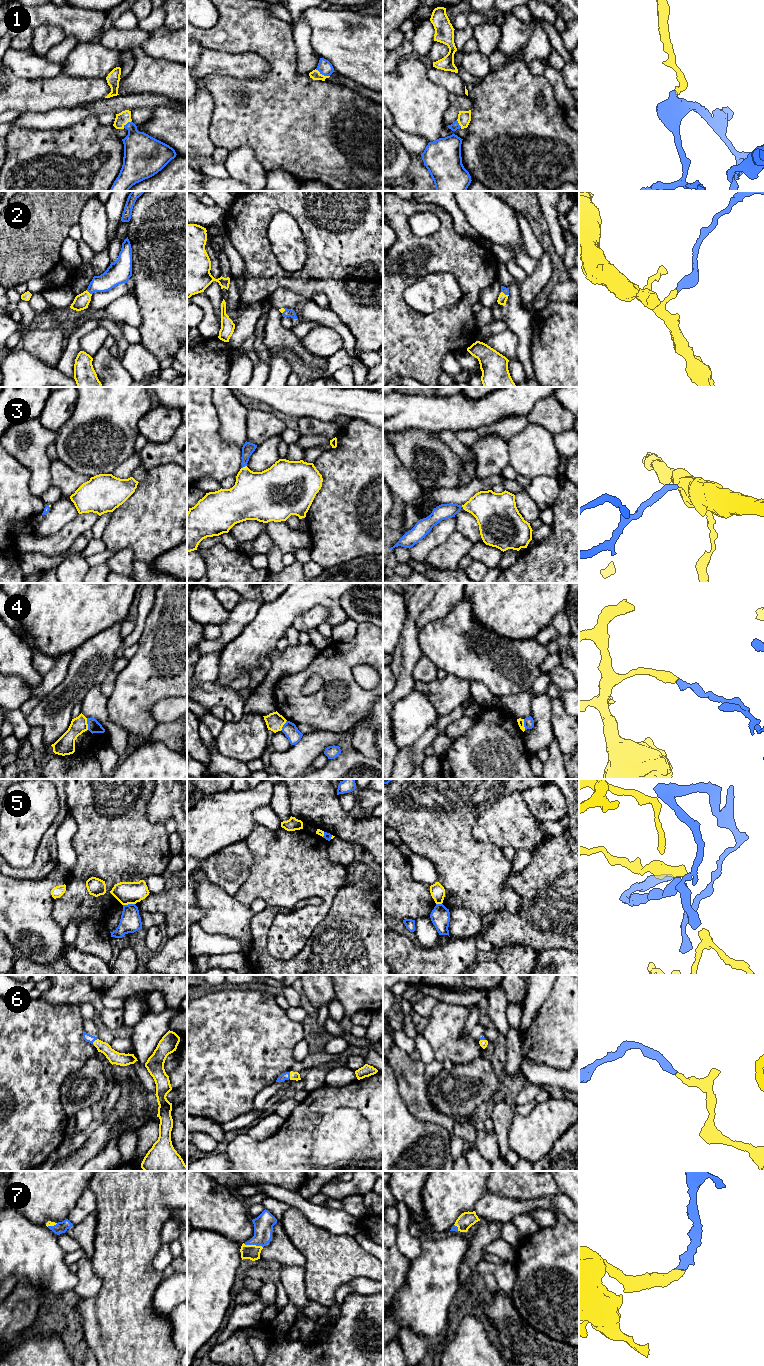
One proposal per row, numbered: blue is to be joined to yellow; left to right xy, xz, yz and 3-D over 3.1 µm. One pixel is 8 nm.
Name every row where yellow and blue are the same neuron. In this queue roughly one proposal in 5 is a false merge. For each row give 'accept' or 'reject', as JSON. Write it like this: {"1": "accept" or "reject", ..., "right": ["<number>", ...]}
{"1": "accept", "2": "accept", "3": "accept", "4": "reject", "5": "reject", "6": "accept", "7": "accept", "right": ["1", "2", "3", "6", "7"]}

